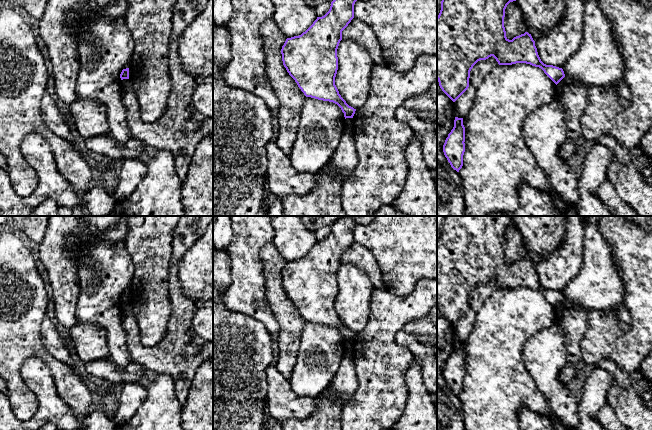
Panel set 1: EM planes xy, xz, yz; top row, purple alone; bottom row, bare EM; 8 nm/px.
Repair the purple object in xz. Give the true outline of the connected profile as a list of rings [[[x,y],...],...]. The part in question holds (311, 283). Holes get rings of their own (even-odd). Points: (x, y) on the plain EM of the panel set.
[[[342,216],[329,235],[317,241],[301,259],[287,262],[281,273],[283,289],[306,321],[337,328],[344,341],[353,342],[356,333],[341,321],[335,309],[337,273],[342,255],[354,242],[356,222]]]

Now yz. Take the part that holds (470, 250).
[[[444,216],[437,240],[437,304],[453,326],[468,313],[473,290],[491,280],[499,289],[526,287],[539,291],[556,309],[565,301],[562,292],[541,285],[531,258],[525,256],[512,264],[506,261],[505,233],[513,225],[513,216]]]

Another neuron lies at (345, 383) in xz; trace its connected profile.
[[[345,349],[339,369],[323,393],[334,391],[347,402],[354,395],[357,388],[358,380],[353,361],[353,351]]]

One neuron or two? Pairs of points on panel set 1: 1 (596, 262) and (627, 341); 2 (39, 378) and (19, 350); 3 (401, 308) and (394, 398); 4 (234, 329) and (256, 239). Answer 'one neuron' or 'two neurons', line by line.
1: two neurons
2: two neurons
3: one neuron
4: two neurons

